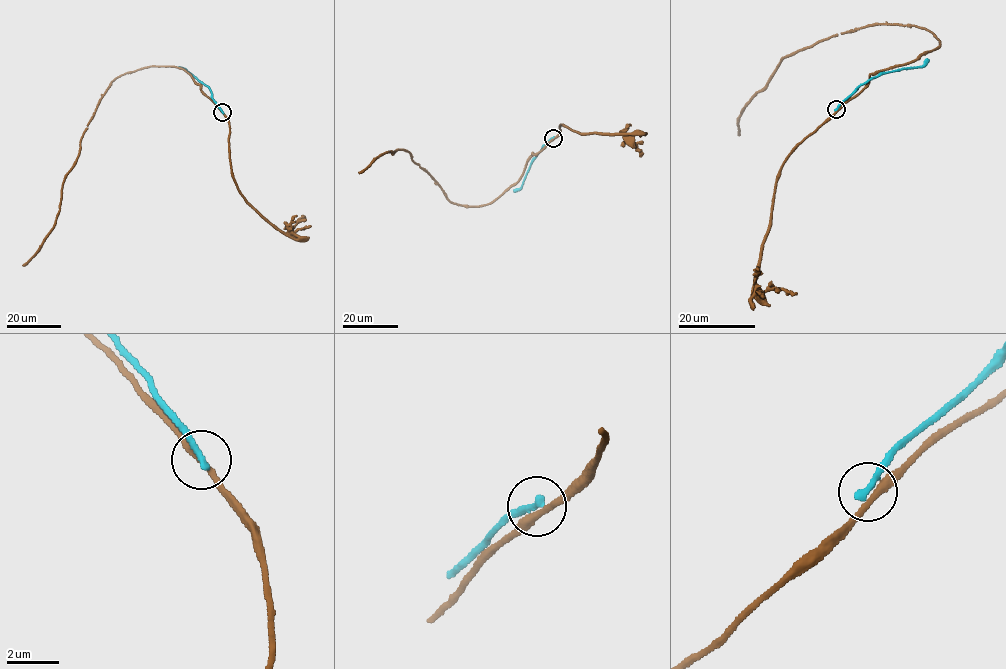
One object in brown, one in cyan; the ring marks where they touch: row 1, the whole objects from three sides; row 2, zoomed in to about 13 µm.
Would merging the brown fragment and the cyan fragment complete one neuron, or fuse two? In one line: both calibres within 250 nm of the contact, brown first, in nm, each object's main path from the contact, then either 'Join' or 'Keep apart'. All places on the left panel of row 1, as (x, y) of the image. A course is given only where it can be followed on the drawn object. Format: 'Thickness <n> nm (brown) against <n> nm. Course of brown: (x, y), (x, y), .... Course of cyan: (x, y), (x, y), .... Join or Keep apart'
Thickness 280 nm (brown) against 320 nm. Course of brown: (222, 112), (181, 68), (151, 66), (117, 76), (81, 138), (79, 153), (63, 184), (52, 229), (23, 265). Course of cyan: (223, 112), (207, 86), (179, 67). Keep apart

